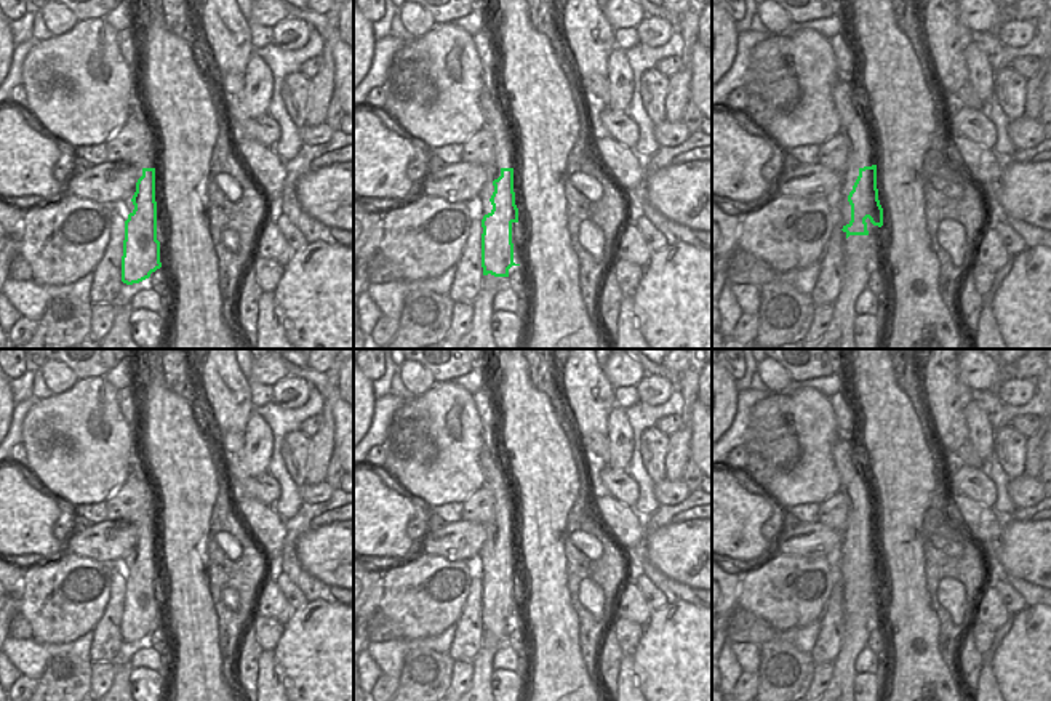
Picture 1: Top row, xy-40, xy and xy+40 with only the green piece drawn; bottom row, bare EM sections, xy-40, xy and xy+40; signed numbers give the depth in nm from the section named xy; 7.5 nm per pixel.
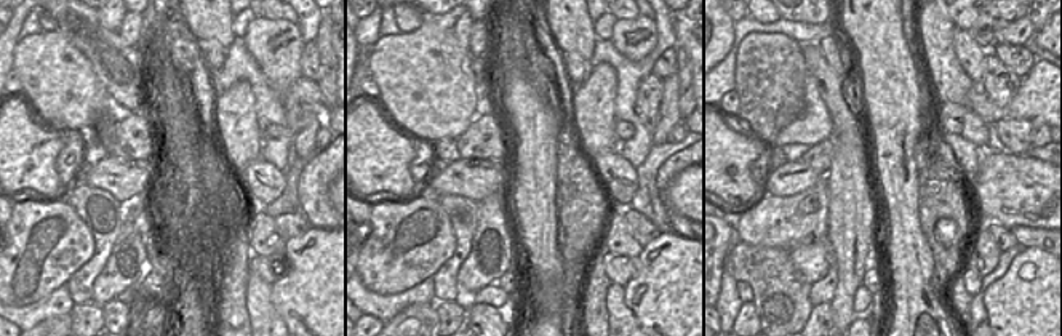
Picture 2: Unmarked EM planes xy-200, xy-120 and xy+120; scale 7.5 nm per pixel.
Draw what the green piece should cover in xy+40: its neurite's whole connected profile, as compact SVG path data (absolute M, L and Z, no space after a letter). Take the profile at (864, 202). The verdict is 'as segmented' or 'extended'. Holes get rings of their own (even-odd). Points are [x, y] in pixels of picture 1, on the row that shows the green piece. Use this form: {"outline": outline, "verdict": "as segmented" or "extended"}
{"outline": "M838 72L832 86L833 106L840 118L840 131L853 147L853 160L859 163L859 176L848 195L851 205L851 221L843 226L846 238L849 235L869 235L869 218L873 226L883 226L883 208L877 189L877 158L873 157L872 130L859 110L853 94L853 78Z", "verdict": "extended"}

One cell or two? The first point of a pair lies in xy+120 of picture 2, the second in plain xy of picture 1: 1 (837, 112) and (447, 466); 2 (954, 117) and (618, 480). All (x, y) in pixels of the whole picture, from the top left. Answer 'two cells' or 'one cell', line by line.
1: two cells
2: one cell

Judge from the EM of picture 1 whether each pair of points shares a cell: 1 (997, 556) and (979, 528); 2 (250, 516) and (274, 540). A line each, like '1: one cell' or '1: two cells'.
1: two cells
2: one cell

